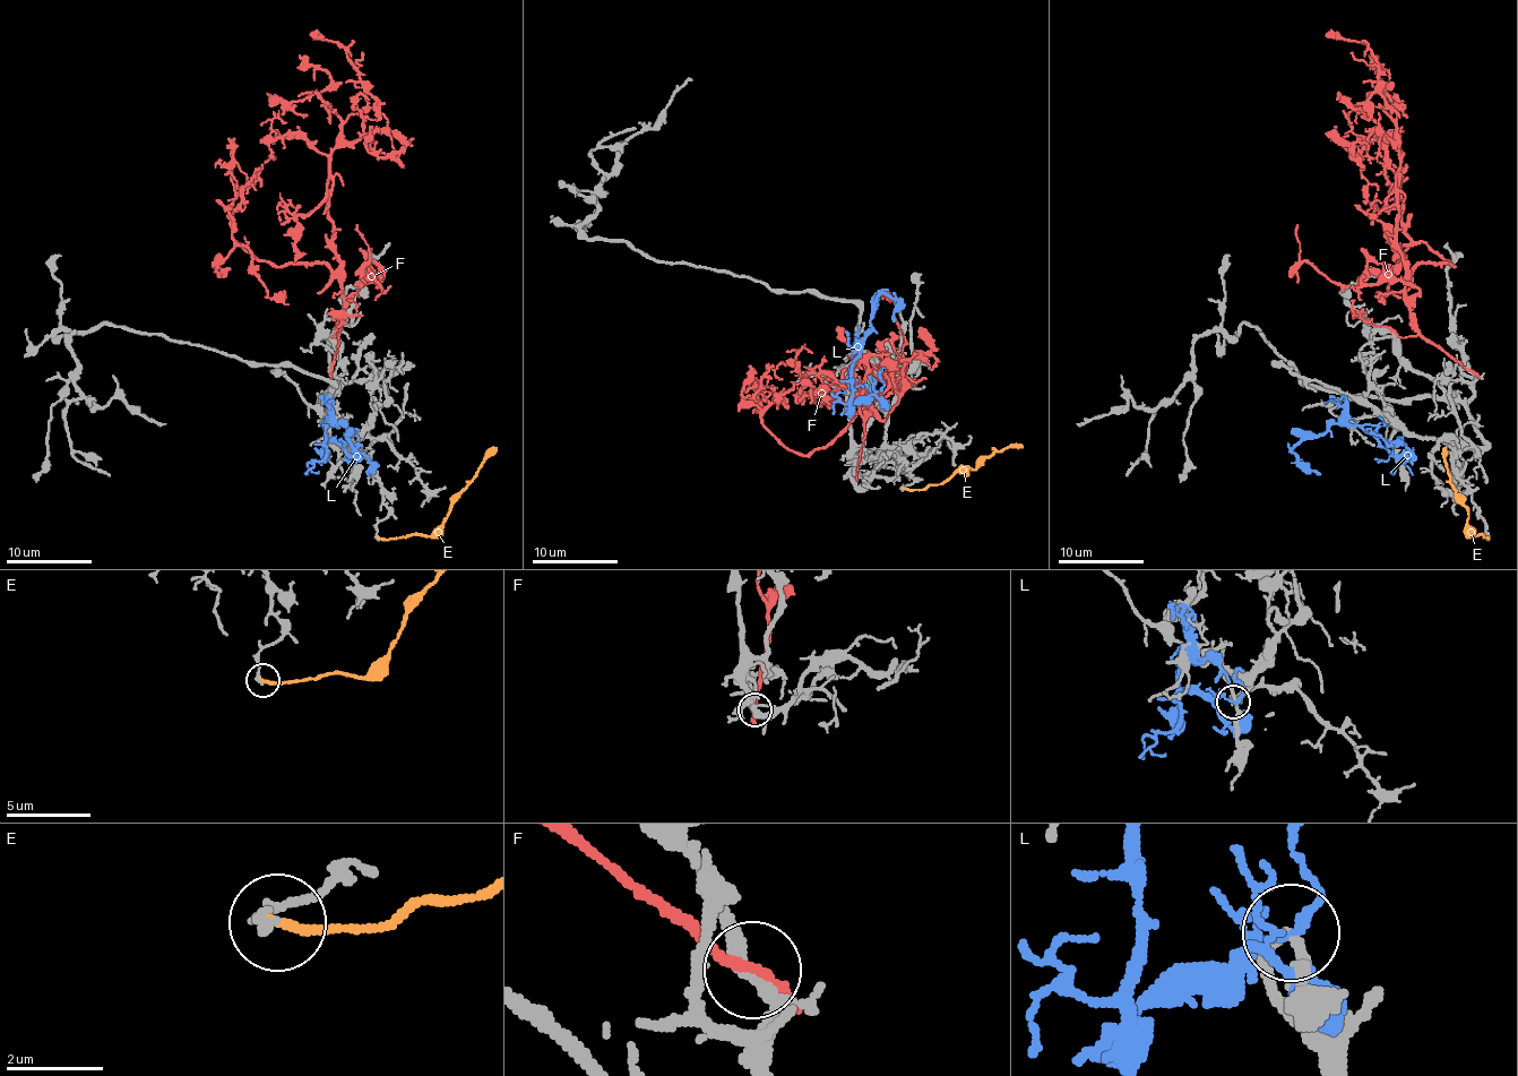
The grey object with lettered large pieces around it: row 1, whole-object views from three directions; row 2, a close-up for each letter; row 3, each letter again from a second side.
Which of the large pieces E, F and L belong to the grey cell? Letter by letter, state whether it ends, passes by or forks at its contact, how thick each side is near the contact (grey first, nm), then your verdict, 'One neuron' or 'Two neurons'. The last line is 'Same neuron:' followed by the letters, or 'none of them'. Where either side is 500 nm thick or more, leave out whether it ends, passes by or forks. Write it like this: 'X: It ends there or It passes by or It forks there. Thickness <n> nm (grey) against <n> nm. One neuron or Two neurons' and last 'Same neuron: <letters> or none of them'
E: It ends there. Thickness 200 nm (grey) against 200 nm. Two neurons
F: It ends there. Thickness 240 nm (grey) against 320 nm. Two neurons
L: It forks there. Thickness 150 nm (grey) against 130 nm. Two neurons
Same neuron: none of them

